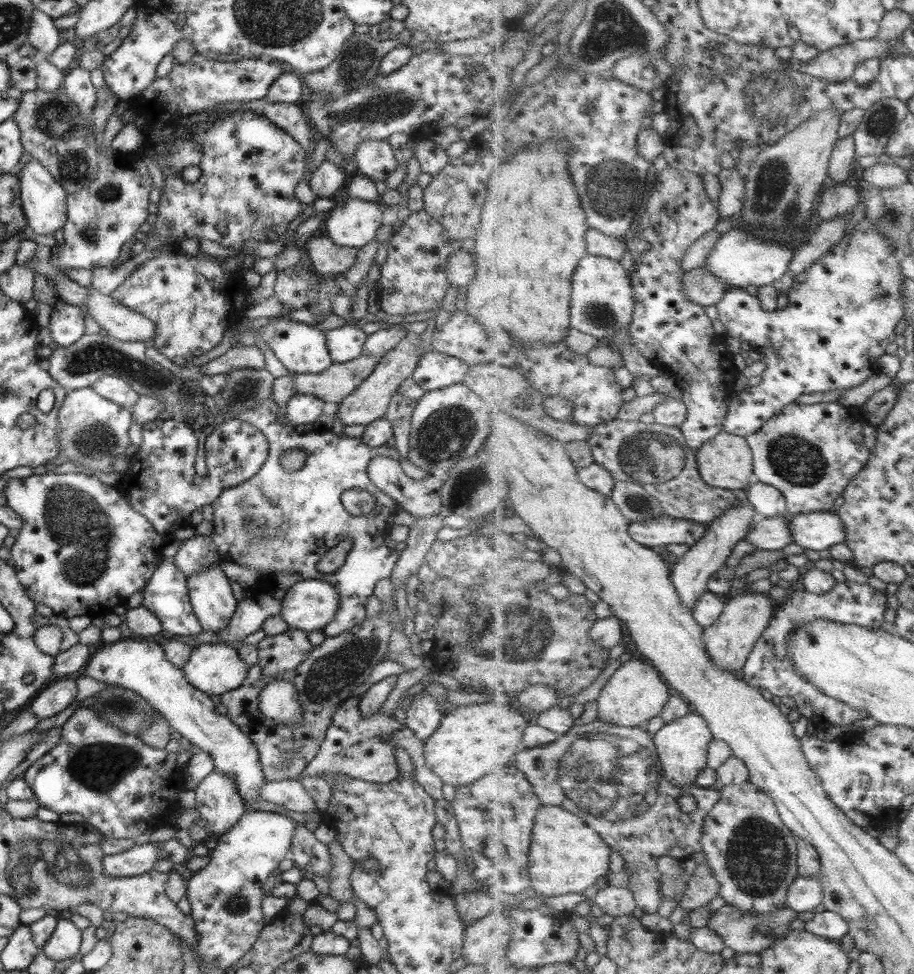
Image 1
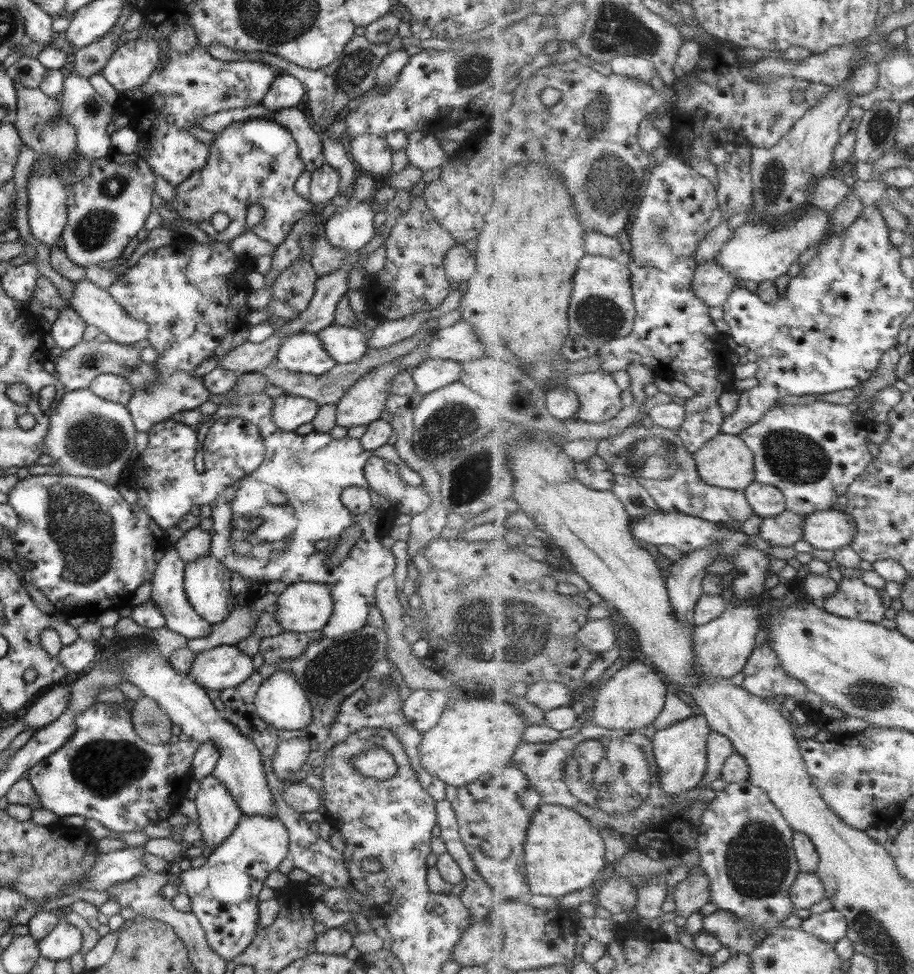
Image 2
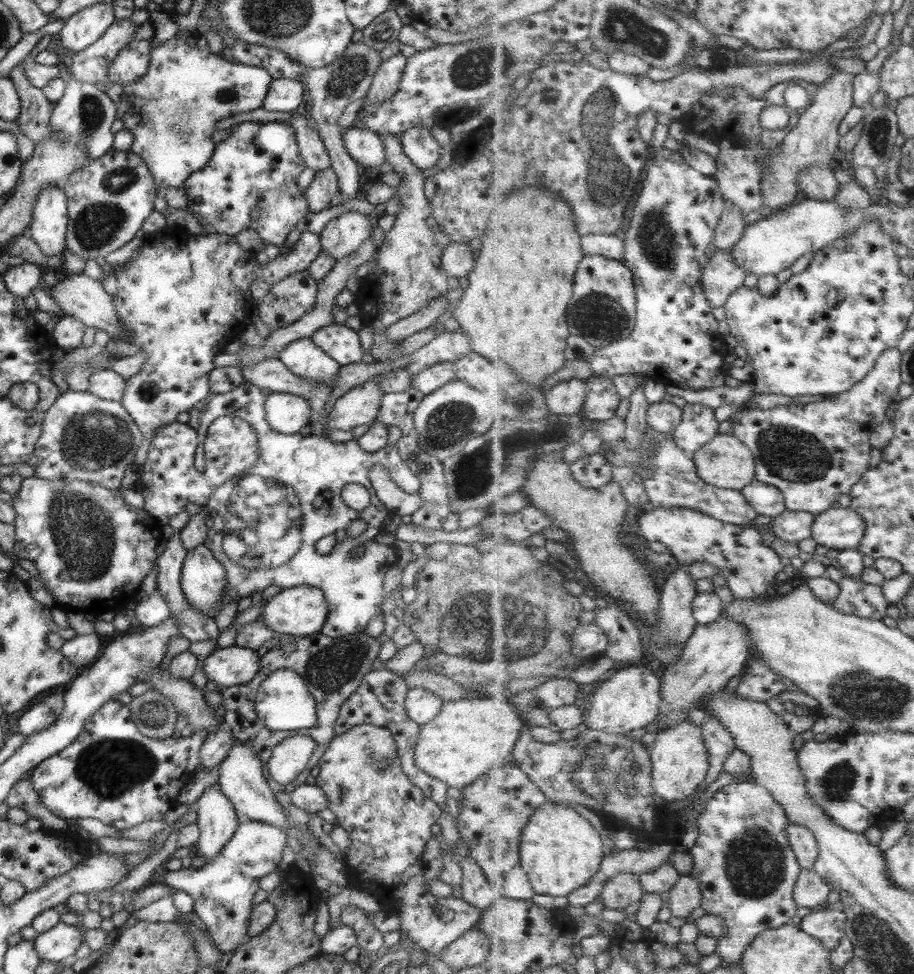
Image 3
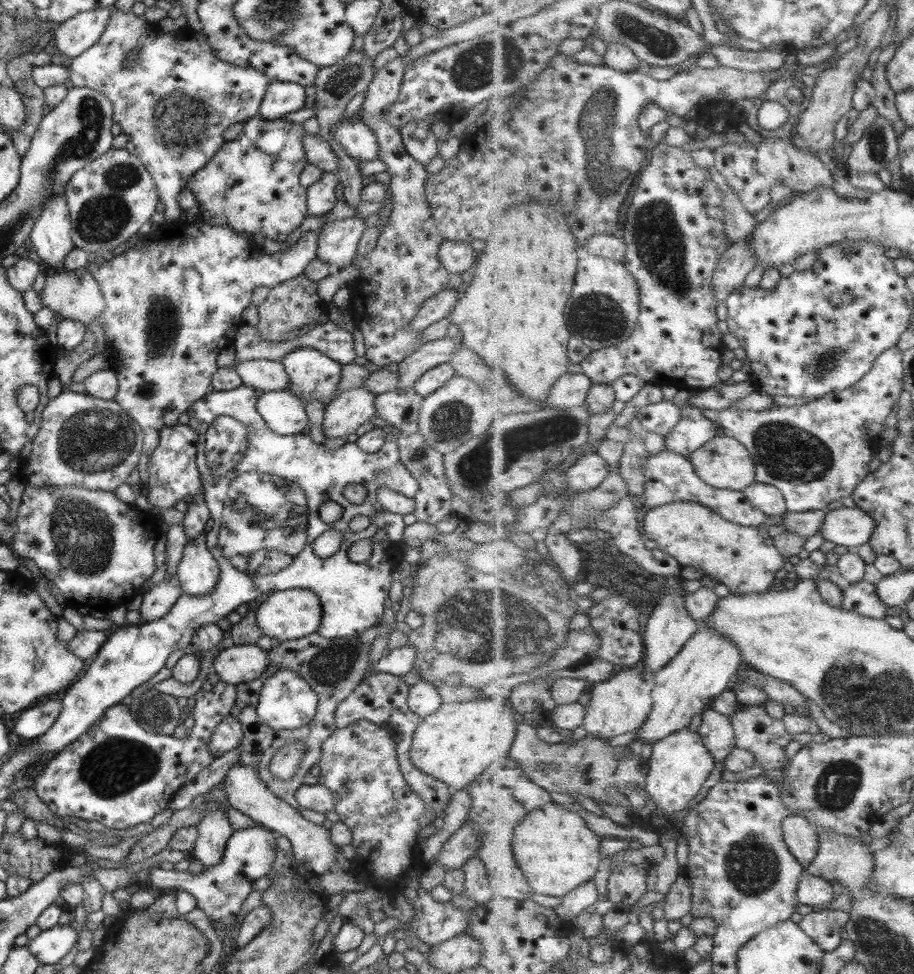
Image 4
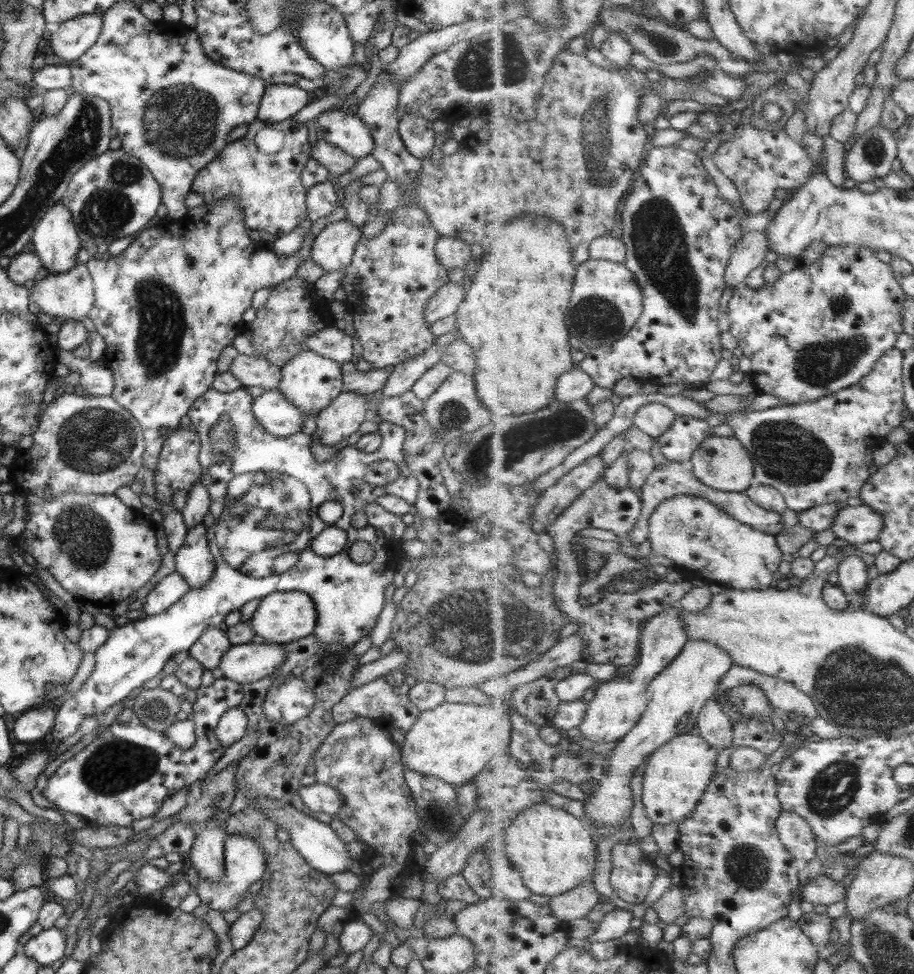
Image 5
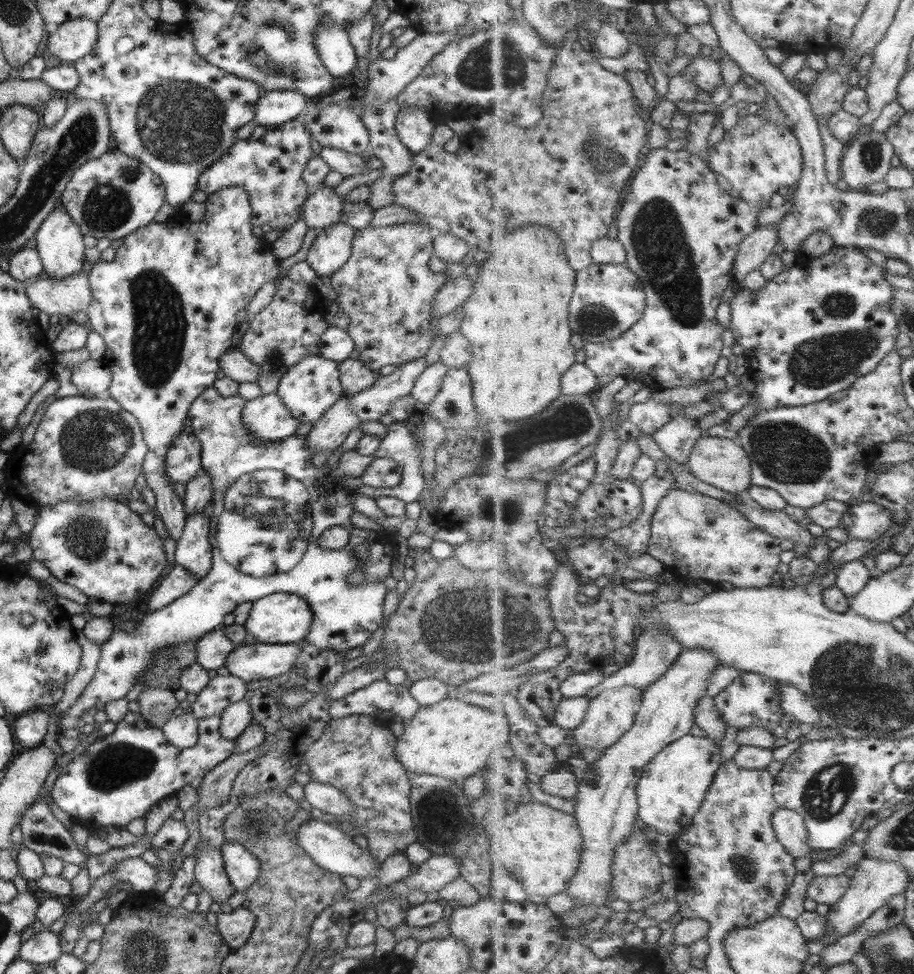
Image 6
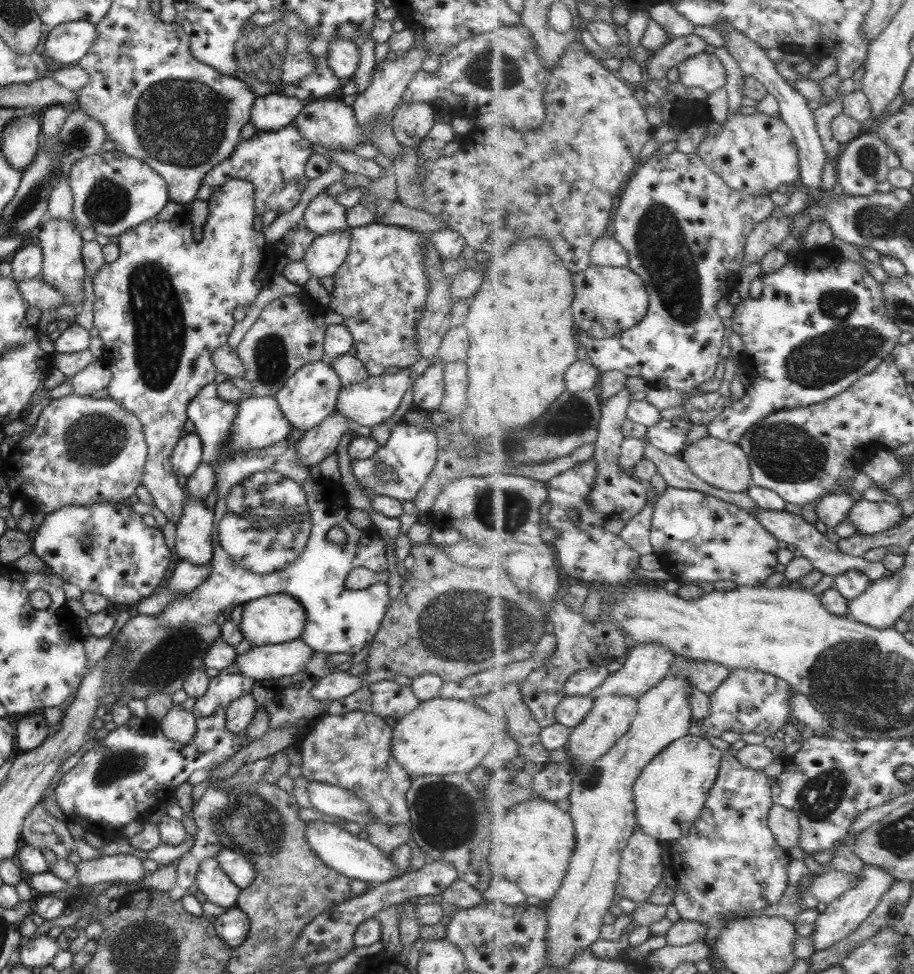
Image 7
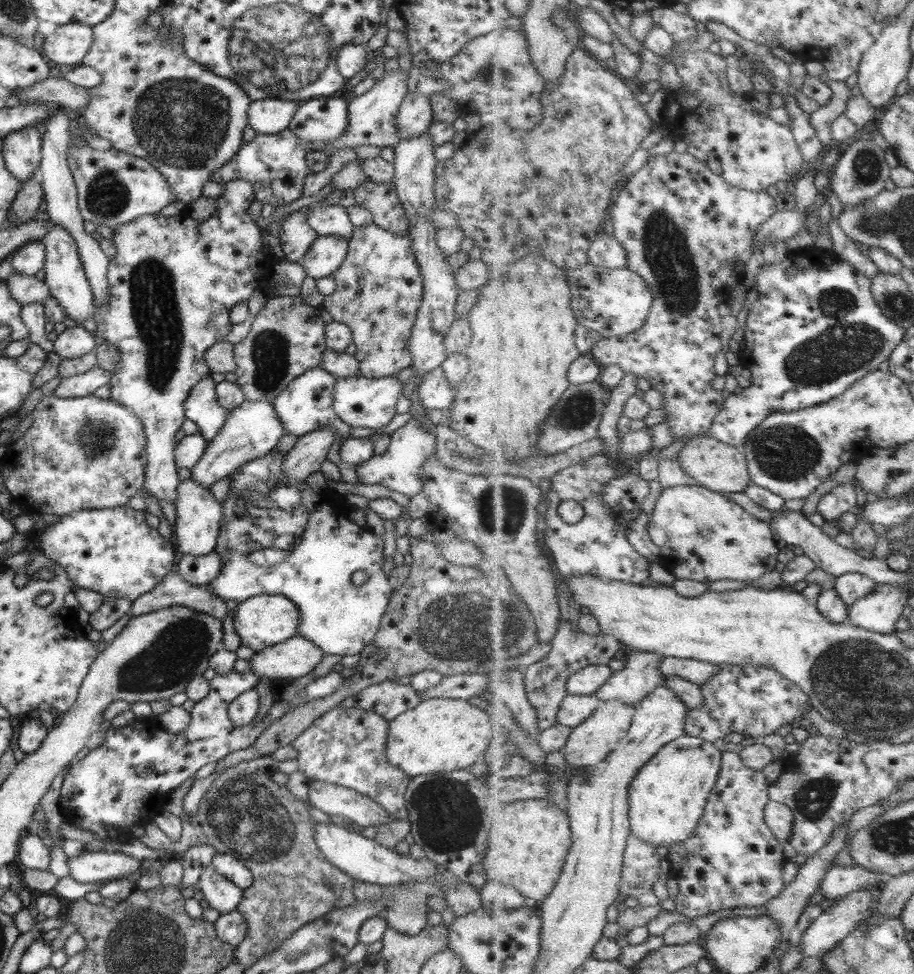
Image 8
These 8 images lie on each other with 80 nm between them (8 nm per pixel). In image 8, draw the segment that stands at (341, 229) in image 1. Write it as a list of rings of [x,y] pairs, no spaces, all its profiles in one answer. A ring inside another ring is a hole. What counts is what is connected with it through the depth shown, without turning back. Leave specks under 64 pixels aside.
[[[318,236],[300,261],[305,275],[313,279],[333,275],[345,259],[347,242],[341,236]]]

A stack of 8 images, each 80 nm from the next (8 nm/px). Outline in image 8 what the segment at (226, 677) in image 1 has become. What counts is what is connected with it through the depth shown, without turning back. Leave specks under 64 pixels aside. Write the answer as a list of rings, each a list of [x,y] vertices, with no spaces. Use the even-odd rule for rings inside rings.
[[[295,635],[279,644],[255,651],[249,660],[249,670],[269,679],[299,678],[317,667],[325,654],[312,642]]]

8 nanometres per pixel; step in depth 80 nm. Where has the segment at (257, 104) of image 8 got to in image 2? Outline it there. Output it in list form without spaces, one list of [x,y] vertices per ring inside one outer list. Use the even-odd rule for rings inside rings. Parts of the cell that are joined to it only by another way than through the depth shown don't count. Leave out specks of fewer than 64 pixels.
[[[281,73],[270,84],[260,105],[272,111],[278,108],[295,107],[303,96],[305,90],[303,88],[303,83],[299,82],[299,79],[289,76],[287,73]]]

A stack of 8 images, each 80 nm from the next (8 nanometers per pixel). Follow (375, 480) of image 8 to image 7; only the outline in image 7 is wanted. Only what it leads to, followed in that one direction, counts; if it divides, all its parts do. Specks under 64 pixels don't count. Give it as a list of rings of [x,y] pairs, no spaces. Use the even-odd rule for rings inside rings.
[[[400,423],[390,424],[388,439],[375,449],[375,452],[366,459],[351,459],[350,467],[357,479],[357,483],[367,493],[387,496],[388,498],[401,500],[413,500],[417,492],[423,487],[427,475],[431,472],[436,461],[436,439],[431,431],[423,430],[418,426]],[[379,463],[387,465],[395,474],[396,480],[379,482],[374,474]]]

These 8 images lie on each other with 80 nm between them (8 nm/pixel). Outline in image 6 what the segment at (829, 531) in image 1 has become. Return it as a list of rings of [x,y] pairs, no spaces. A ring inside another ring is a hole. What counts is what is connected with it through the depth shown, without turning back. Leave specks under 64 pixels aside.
[[[873,500],[863,503],[854,501],[843,515],[840,527],[848,533],[849,538],[871,540],[885,534],[893,523],[892,512],[886,506]]]

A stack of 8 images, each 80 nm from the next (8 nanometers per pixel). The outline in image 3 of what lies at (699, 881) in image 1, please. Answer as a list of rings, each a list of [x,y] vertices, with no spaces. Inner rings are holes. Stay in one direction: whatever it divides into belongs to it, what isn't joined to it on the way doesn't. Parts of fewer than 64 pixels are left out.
[[[689,873],[681,875],[675,886],[670,890],[669,908],[672,916],[691,916],[695,908],[702,906],[701,882]]]

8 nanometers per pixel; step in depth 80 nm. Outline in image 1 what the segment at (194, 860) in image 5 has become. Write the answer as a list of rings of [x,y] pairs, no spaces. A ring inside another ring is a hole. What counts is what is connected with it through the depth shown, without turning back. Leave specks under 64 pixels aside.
[[[219,772],[207,774],[193,792],[194,809],[199,818],[207,823],[207,834],[213,838],[218,839],[225,834],[245,812],[235,783]]]

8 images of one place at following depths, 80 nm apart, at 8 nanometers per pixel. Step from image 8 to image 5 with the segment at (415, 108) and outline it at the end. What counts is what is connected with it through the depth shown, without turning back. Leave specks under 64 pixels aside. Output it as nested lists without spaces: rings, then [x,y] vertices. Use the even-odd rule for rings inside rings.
[[[404,114],[398,119],[398,135],[407,152],[418,158],[428,158],[433,148],[436,133],[431,129],[432,121],[415,114]]]

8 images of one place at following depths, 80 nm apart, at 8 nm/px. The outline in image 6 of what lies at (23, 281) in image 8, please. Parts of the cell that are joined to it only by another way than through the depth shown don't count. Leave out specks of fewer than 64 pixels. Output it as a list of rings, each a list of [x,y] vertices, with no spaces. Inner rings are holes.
[[[77,272],[65,280],[37,279],[25,286],[31,306],[45,314],[67,316],[71,312],[85,311],[91,302],[88,278]]]

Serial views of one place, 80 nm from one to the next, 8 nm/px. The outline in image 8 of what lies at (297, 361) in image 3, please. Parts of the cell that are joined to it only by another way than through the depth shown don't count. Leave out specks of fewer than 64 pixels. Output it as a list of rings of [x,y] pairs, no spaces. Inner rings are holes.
[[[319,364],[292,378],[291,382],[288,382],[287,386],[275,395],[271,404],[274,406],[277,418],[283,425],[286,434],[300,437],[313,429],[328,426],[336,430],[340,443],[343,443],[350,436],[350,426],[337,418],[332,407],[332,392],[335,381],[335,375],[328,373]]]

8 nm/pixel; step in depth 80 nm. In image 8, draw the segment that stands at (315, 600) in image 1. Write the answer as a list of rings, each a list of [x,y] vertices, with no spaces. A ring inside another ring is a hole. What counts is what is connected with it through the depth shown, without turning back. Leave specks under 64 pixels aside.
[[[259,594],[239,602],[235,608],[234,629],[241,644],[258,651],[279,644],[296,635],[300,625],[298,608],[288,598],[281,595]]]

